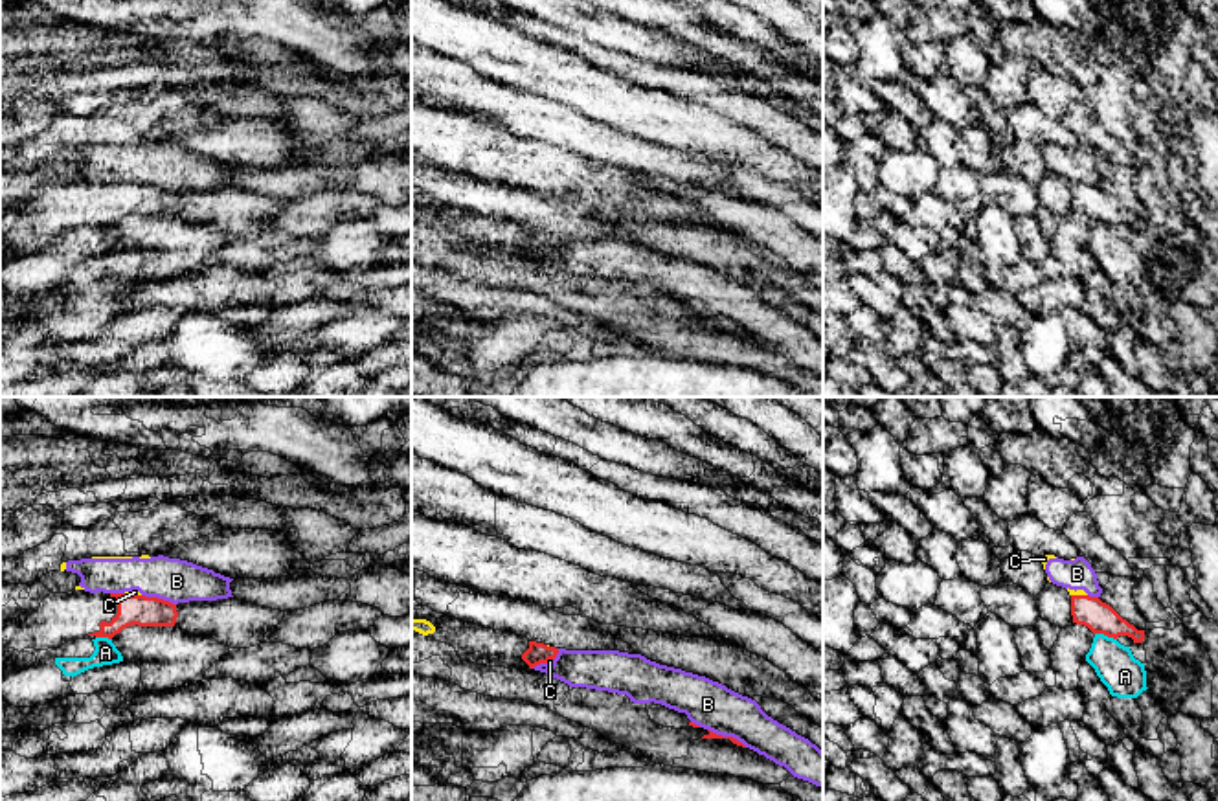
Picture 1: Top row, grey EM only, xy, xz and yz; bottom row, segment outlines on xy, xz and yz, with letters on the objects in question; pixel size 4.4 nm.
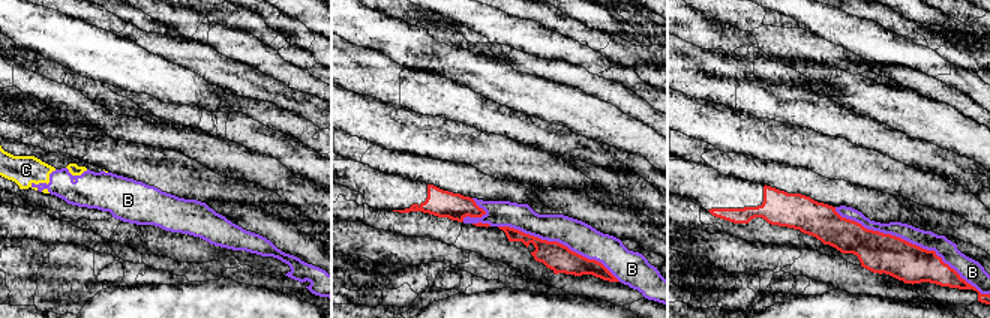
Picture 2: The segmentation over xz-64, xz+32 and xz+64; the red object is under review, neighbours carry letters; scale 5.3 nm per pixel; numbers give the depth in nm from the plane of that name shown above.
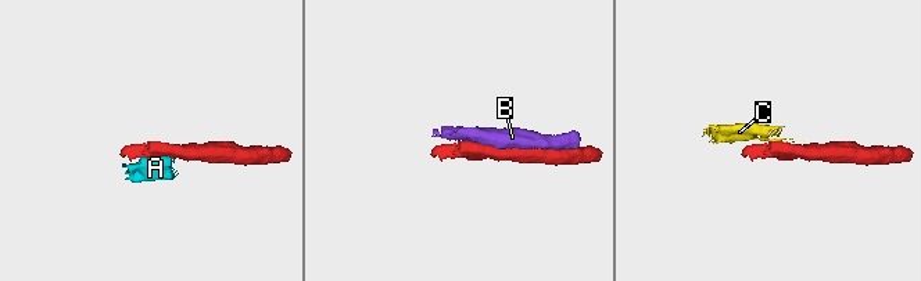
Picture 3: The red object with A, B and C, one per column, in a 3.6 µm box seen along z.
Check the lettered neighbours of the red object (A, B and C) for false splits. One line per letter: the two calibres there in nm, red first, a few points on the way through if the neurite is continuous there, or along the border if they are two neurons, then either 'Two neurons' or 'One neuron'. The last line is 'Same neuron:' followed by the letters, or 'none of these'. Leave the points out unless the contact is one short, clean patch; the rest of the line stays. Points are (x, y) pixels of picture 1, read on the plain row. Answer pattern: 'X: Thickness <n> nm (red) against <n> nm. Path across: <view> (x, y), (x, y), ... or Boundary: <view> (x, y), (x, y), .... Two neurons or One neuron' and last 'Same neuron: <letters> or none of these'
A: Thickness 140 nm (red) against 190 nm. Two neurons
B: Thickness 130 nm (red) against 190 nm. Two neurons
C: Thickness 130 nm (red) against 30 nm. Boundary: xy (125, 180), (140, 184). Two neurons
Same neuron: none of these

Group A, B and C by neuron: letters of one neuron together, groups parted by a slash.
A / B C

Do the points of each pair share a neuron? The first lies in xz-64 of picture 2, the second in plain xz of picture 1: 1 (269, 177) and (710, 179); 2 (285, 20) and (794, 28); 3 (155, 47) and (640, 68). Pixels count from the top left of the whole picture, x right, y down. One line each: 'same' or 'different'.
1: different
2: different
3: same

